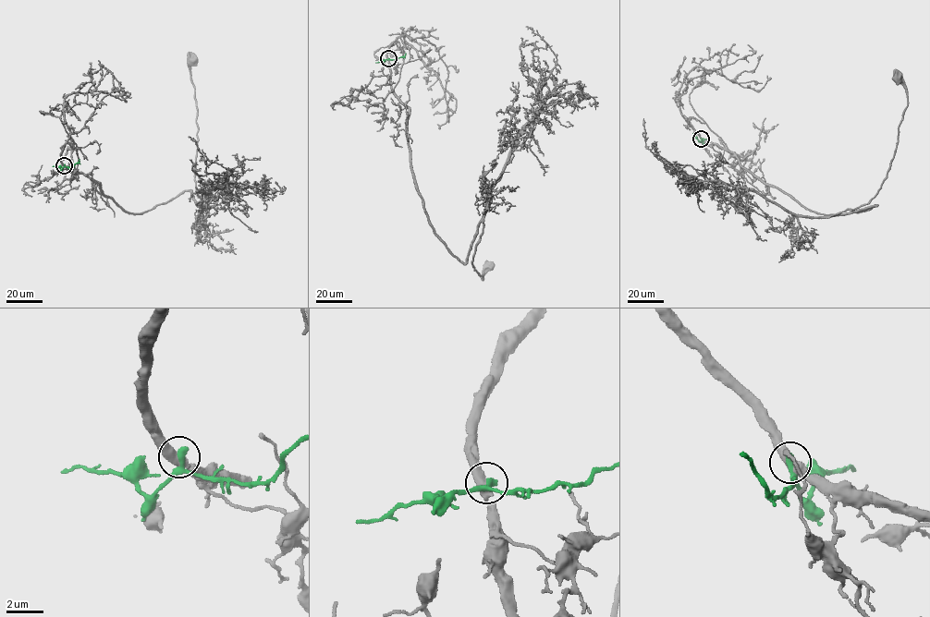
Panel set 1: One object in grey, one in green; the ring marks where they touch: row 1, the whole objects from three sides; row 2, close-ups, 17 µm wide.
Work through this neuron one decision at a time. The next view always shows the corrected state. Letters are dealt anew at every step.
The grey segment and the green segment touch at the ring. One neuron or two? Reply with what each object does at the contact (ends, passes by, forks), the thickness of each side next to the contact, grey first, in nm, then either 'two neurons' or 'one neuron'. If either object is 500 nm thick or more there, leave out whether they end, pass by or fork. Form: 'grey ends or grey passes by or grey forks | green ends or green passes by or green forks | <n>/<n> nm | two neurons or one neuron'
grey passes by | green passes by | 480/280 nm | two neurons

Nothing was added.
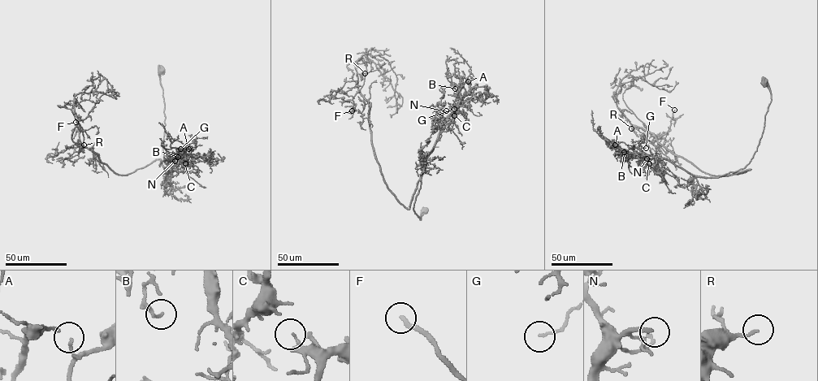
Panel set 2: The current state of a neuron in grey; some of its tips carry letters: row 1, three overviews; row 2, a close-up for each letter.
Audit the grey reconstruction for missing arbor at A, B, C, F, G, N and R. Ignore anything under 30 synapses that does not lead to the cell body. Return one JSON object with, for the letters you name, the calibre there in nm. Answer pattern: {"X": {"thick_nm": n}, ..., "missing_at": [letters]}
{"C": {"thick_nm": 80}, "F": {"thick_nm": 240}, "N": {"thick_nm": 170}, "missing_at": ["C", "F", "N"]}

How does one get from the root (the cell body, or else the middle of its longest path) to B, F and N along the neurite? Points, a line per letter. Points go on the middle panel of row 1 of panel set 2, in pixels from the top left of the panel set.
B: (424, 211), (420, 220), (413, 208), (426, 157), (444, 120), (459, 102), (460, 91), (454, 83), (455, 88)
F: (424, 211), (420, 220), (413, 208), (420, 179), (408, 209), (388, 188), (370, 104), (358, 92), (352, 110)
N: (424, 211), (420, 220), (413, 208), (425, 159), (441, 130), (443, 113), (446, 110)

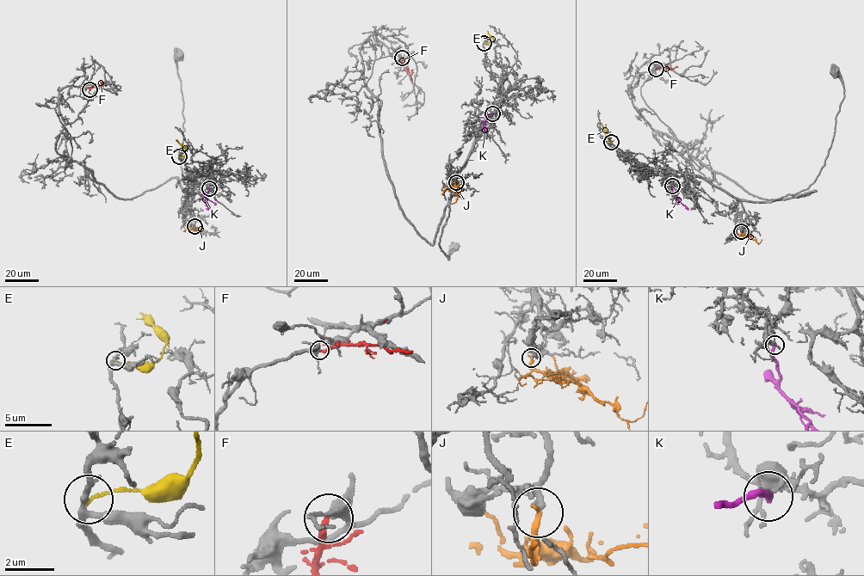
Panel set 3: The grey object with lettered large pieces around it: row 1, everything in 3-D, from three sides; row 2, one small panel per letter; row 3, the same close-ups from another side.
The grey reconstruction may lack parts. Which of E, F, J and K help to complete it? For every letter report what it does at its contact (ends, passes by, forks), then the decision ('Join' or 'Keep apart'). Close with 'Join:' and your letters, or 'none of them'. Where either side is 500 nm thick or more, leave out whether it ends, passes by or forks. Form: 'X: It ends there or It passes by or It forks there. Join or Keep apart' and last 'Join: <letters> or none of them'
E: It ends there. Keep apart
F: It ends there. Keep apart
J: It ends there. Join
K: It ends there. Keep apart
Join: J

